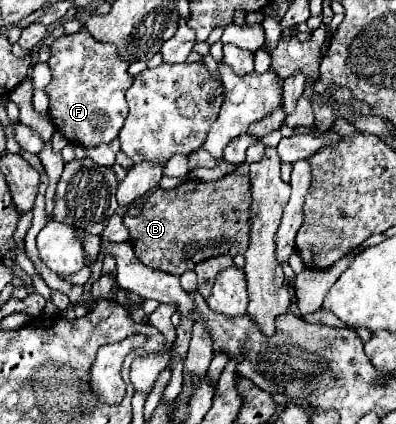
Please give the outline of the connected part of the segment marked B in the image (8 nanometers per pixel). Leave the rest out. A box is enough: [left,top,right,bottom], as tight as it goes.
[125,164,249,276]

